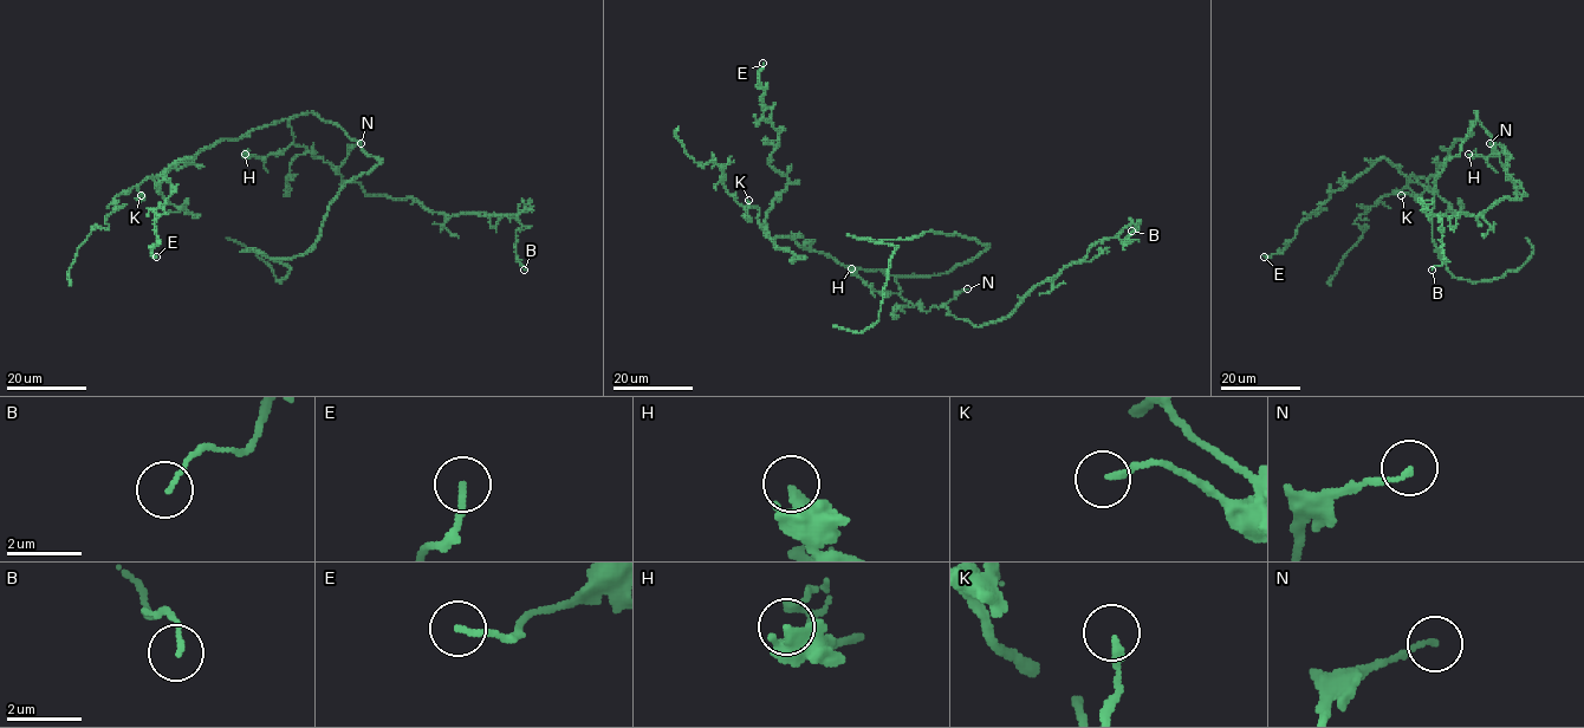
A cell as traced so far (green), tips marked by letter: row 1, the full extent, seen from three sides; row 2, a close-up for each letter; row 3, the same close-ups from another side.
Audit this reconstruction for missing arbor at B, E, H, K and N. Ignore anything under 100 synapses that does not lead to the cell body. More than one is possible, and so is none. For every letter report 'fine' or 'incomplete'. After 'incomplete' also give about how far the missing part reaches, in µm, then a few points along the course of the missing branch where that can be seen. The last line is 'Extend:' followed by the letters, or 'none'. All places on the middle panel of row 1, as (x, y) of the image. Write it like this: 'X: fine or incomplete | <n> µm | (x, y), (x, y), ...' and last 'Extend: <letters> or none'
B: fine
E: fine
H: fine
K: fine
N: fine
Extend: none

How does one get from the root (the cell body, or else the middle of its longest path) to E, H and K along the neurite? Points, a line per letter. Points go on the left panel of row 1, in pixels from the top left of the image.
E: (310, 114), (222, 140), (160, 174), (157, 186), (181, 158), (163, 171), (170, 195), (155, 222), (156, 257)
H: (310, 114), (297, 115), (289, 121), (293, 141), (283, 151), (261, 157), (245, 154)
K: (310, 114), (205, 147), (189, 164), (145, 177), (138, 186), (141, 195)

